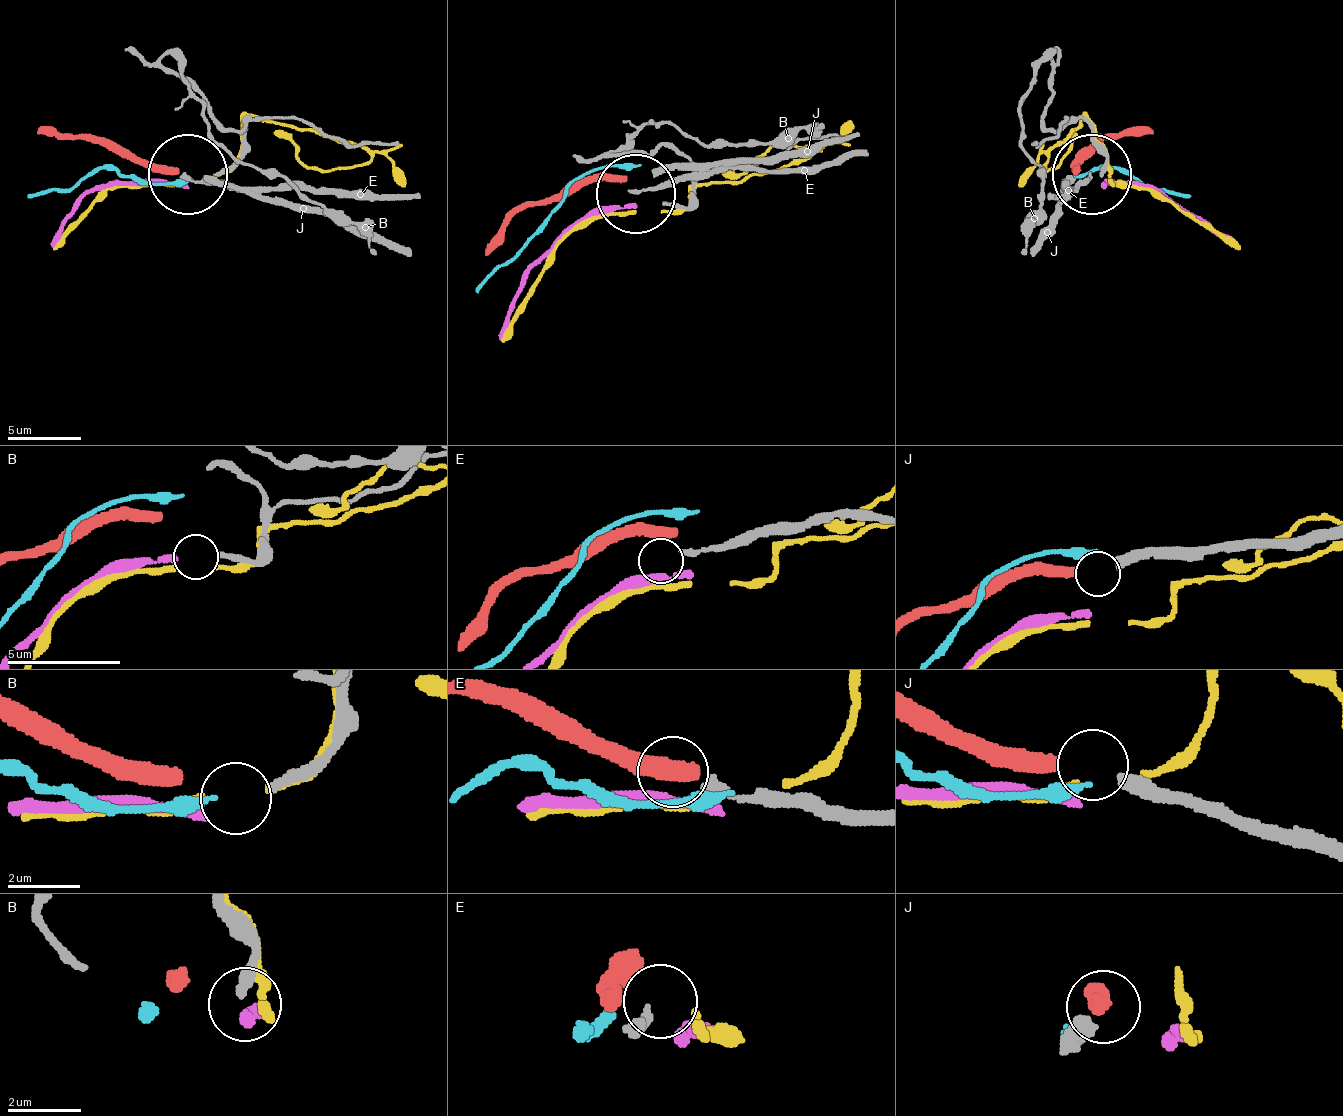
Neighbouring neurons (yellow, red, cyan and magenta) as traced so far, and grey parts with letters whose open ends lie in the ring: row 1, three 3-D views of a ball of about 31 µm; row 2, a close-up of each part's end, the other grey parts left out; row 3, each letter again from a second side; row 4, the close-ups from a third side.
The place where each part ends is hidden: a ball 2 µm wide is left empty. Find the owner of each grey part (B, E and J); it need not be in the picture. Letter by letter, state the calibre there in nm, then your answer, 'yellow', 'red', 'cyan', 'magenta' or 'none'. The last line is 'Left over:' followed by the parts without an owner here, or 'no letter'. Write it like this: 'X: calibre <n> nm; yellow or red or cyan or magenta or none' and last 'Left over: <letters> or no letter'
B: calibre 260 nm; none
E: calibre 220 nm; none
J: calibre 400 nm; red
Left over: B, E

